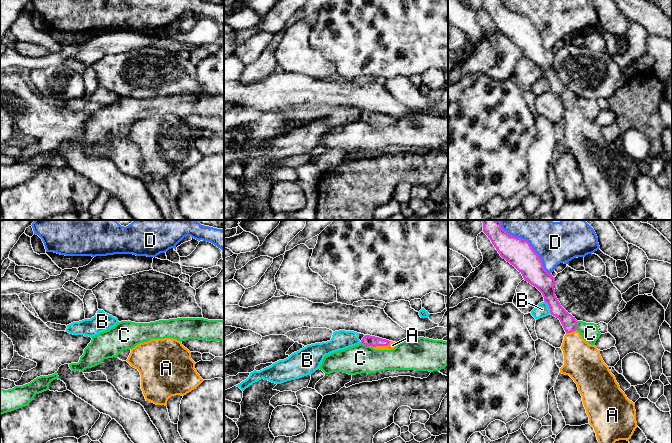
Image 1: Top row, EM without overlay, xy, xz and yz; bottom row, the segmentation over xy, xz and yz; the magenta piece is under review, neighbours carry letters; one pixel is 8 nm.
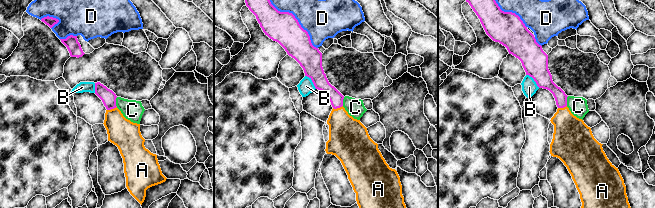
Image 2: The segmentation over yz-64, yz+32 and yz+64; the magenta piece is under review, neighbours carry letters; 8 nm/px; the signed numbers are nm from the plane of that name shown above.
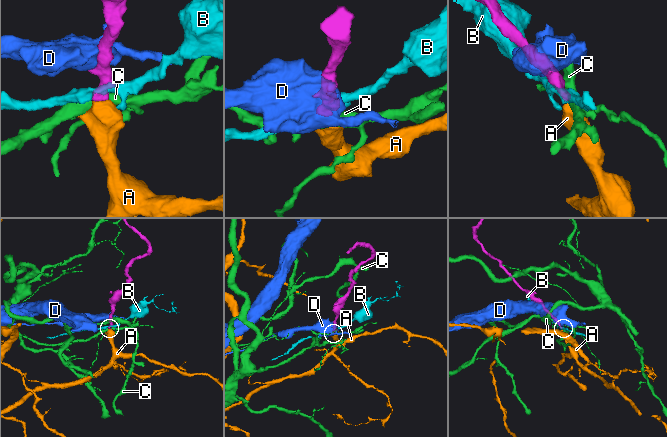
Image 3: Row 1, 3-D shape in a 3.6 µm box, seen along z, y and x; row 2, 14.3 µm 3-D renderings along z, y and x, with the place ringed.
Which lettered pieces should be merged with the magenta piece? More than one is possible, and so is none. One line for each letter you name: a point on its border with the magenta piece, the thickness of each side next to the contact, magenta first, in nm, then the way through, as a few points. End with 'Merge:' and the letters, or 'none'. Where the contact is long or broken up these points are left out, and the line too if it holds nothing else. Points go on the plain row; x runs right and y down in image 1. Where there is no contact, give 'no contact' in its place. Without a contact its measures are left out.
A: xz (380, 121) | 90/60 nm | across xz (367, 116), (380, 121), (392, 121)
Merge: A

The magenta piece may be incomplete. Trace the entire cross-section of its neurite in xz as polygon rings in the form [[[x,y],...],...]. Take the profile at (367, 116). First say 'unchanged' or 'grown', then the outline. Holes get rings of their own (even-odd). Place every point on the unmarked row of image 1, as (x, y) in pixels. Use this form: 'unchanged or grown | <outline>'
grown | [[[365,111],[361,119],[374,124],[375,126],[391,126],[394,125],[398,119],[382,115],[375,112]]]

